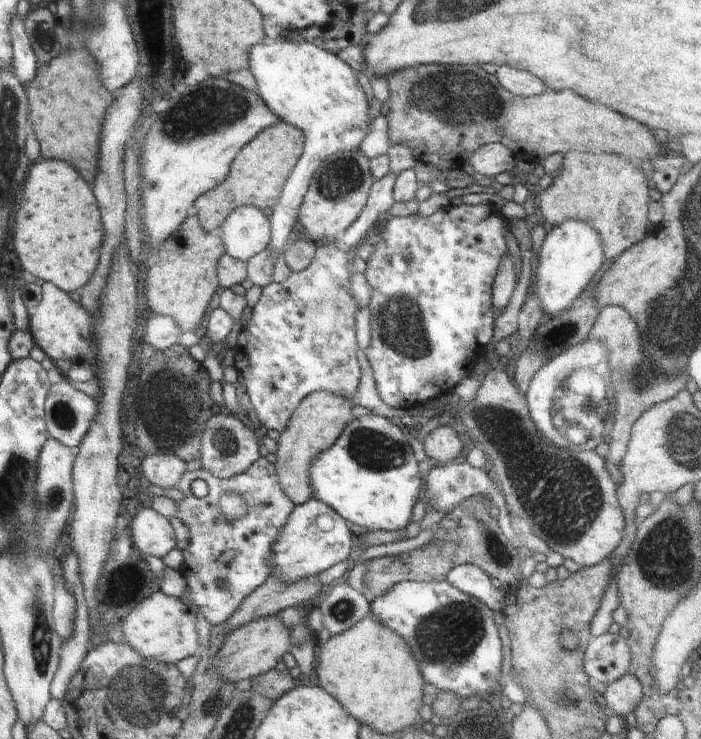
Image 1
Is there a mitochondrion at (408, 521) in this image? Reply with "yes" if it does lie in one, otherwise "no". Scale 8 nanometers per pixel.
no

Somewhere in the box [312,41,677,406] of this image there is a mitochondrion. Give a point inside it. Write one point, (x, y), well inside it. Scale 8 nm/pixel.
(475, 103)

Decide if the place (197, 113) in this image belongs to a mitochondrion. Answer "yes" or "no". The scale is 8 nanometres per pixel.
yes

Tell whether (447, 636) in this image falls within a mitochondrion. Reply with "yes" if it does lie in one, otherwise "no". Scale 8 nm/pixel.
yes

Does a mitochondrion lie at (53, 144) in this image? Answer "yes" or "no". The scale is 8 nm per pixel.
no

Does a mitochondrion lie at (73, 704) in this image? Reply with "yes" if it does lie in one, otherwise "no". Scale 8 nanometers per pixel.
no

